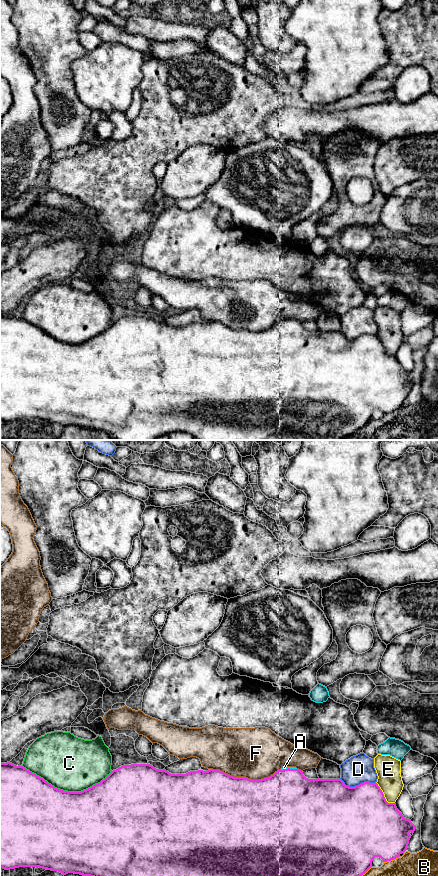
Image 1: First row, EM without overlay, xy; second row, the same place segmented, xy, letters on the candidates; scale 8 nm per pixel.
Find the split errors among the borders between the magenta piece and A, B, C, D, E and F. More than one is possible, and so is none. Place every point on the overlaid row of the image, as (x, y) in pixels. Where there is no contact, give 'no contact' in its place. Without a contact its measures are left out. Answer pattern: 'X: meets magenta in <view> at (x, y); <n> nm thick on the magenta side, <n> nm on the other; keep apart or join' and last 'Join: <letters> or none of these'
A: meets magenta in xy at (288, 768); 460 nm thick on the magenta side, 20 nm on the other; join
B: meets magenta in xy at (390, 860); 420 nm thick on the magenta side, 190 nm on the other; keep apart
C: meets magenta in xy at (67, 791); 500 nm thick on the magenta side, 440 nm on the other; keep apart
D: meets magenta in xy at (357, 786); 500 nm thick on the magenta side, 220 nm on the other; keep apart
E: meets magenta in xy at (383, 795); 480 nm thick on the magenta side, 200 nm on the other; keep apart
F: meets magenta in xy at (245, 777); 500 nm thick on the magenta side, 420 nm on the other; keep apart
Join: A

